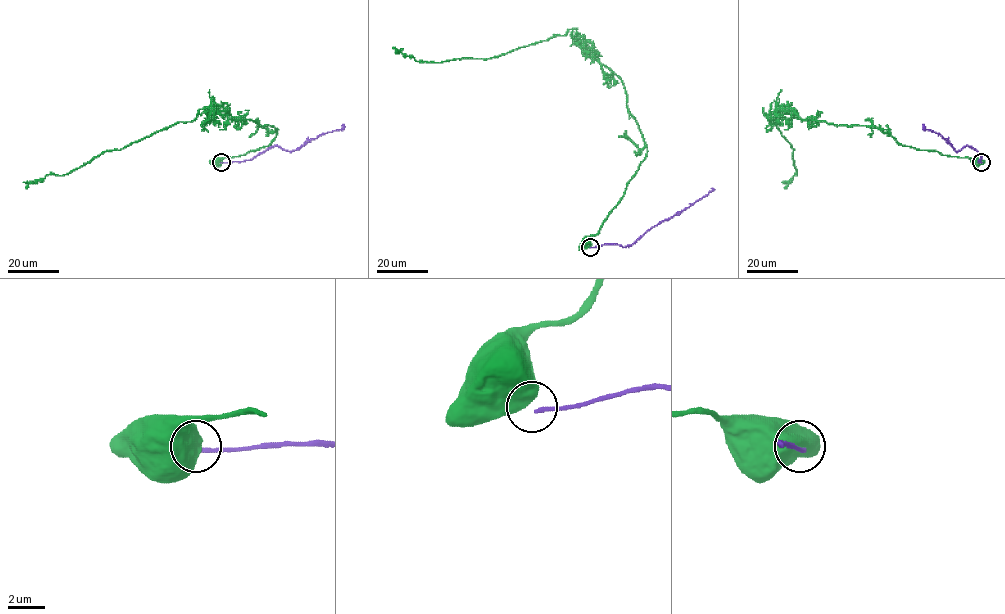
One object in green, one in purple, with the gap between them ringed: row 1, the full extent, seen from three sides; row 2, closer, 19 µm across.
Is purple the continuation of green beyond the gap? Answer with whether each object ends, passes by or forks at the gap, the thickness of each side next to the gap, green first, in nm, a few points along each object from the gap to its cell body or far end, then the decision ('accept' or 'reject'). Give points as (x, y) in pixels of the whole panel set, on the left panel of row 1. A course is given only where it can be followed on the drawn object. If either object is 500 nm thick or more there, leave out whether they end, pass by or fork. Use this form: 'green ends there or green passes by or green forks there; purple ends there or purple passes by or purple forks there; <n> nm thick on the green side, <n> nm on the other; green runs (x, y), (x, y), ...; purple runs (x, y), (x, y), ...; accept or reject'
800 nm thick on the green side, 220 nm on the other; green runs (220, 162), (268, 146), (277, 129), (227, 112), (207, 116), (200, 108), (191, 121), (26, 188); purple runs (221, 162), (250, 160), (275, 146), (293, 151), (322, 134), (339, 130), (344, 124); reject

